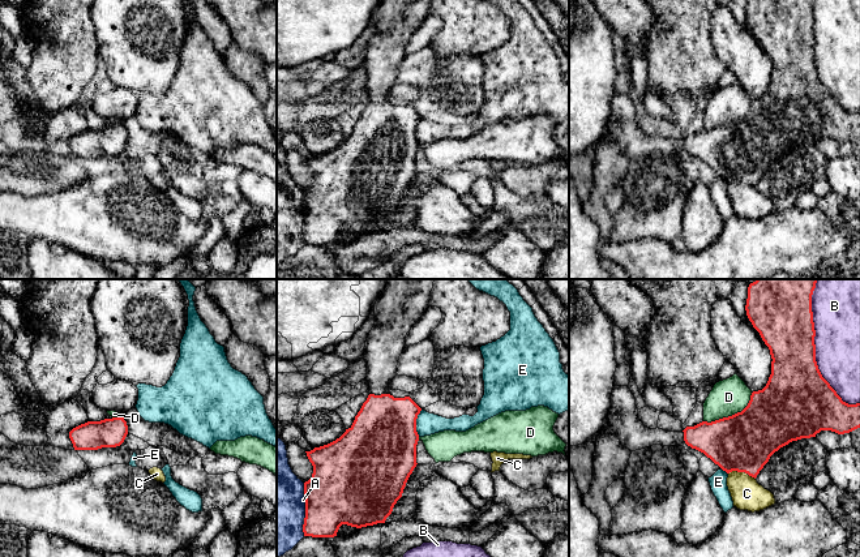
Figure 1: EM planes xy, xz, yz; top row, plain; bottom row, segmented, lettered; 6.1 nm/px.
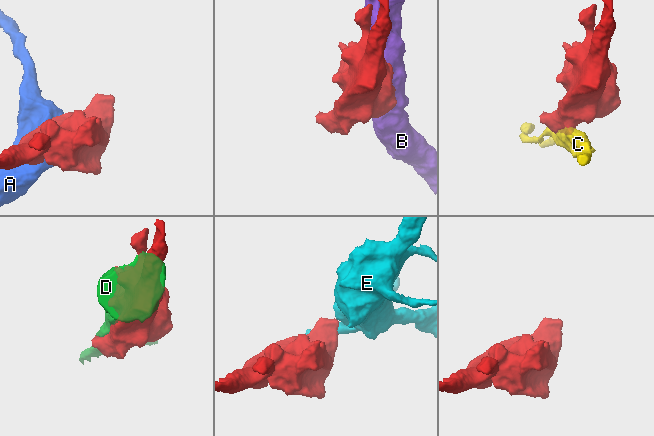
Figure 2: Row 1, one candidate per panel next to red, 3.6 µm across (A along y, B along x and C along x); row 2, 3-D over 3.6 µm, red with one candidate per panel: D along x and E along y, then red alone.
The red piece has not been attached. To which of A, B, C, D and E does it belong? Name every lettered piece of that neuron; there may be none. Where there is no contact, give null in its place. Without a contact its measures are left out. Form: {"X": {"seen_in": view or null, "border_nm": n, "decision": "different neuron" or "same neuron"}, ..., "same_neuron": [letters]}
{"A": {"seen_in": "xz", "border_nm": 320, "decision": "different neuron"}, "B": {"seen_in": "yz", "border_nm": 750, "decision": "different neuron"}, "C": {"seen_in": "yz", "border_nm": 170, "decision": "different neuron"}, "D": {"seen_in": "yz", "border_nm": 360, "decision": "different neuron"}, "E": {"seen_in": "xz", "border_nm": 170, "decision": "different neuron"}, "same_neuron": []}

